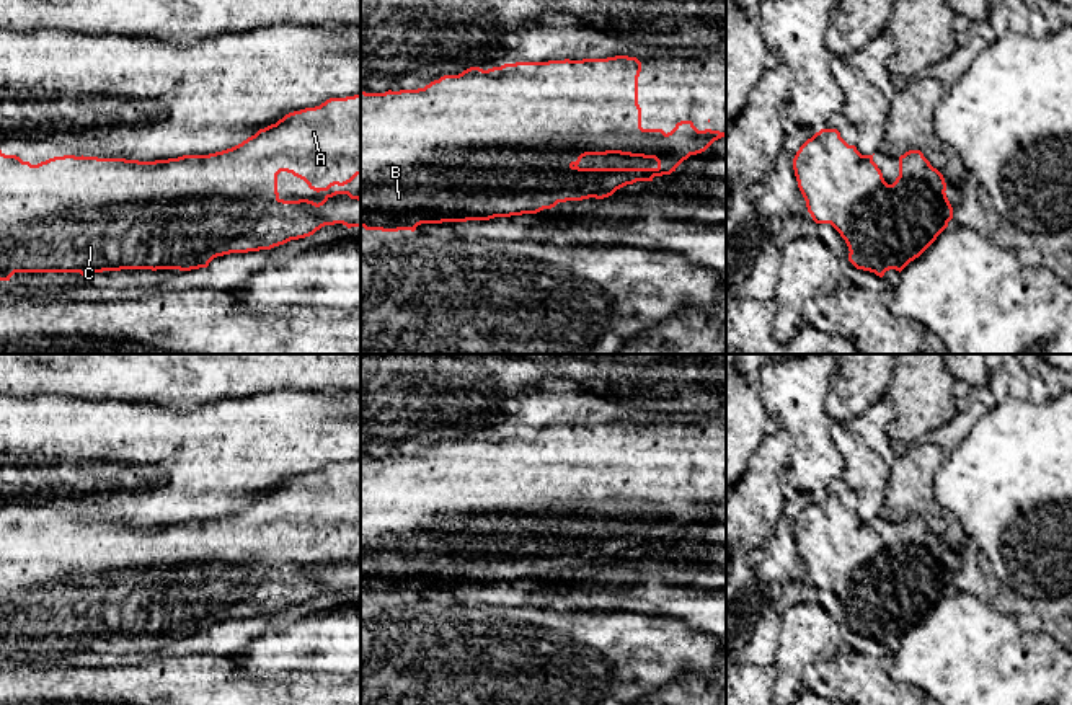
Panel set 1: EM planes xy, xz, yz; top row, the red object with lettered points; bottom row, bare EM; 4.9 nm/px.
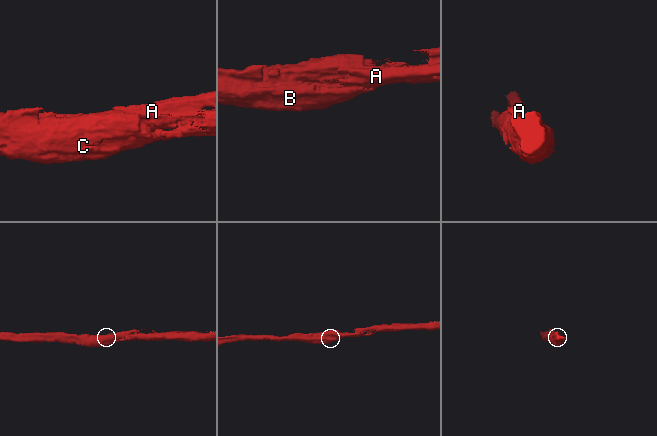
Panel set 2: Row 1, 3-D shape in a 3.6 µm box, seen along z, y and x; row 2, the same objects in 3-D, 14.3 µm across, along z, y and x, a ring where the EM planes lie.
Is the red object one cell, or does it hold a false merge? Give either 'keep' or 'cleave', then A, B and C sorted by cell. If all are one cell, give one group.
keep | A B C

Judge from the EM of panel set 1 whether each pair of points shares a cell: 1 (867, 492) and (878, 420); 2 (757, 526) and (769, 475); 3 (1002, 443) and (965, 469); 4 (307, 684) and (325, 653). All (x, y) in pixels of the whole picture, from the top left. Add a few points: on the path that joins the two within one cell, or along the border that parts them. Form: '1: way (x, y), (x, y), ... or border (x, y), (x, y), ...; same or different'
1: way (868, 474), (868, 464), (875, 457), (875, 438); same
2: way (757, 513), (759, 488); same
3: way (992, 452), (974, 469); same
4: border (343, 673), (279, 671), (276, 674); different

